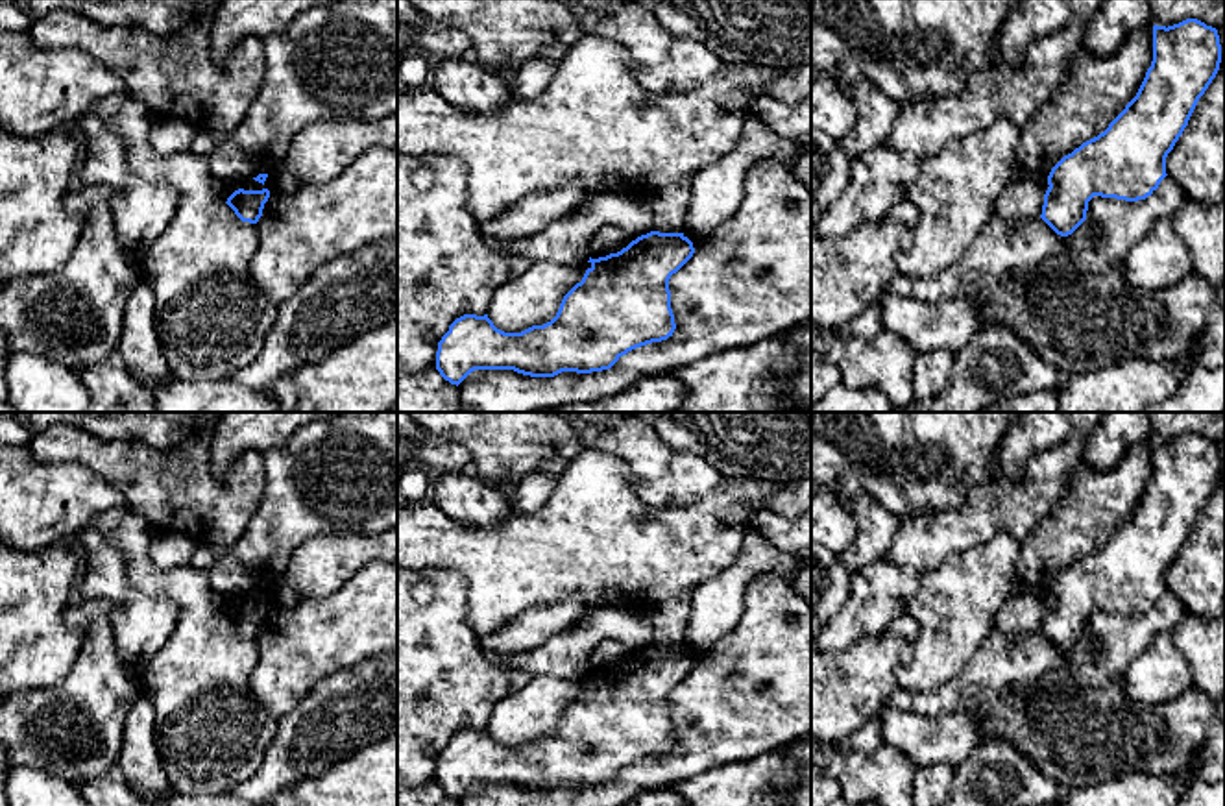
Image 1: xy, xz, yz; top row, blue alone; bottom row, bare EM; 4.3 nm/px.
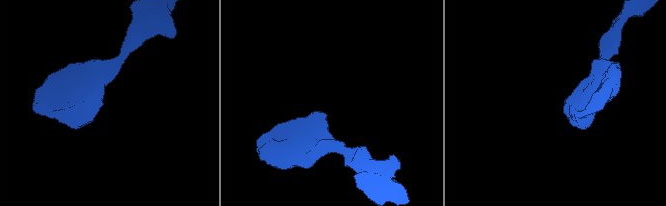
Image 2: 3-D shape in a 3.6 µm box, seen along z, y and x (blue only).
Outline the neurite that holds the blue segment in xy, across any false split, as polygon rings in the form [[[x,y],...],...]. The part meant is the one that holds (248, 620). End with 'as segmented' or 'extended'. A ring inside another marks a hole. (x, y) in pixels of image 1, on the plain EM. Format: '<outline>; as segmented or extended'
[[[238,603],[227,612],[227,619],[242,636],[257,638],[262,630],[264,617],[270,612],[270,604],[244,604]]]; as segmented

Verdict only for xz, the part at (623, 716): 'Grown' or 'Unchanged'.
Unchanged

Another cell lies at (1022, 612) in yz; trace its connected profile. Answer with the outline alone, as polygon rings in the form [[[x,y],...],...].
[[[1018,586],[1000,606],[992,629],[1007,636],[1040,632],[1048,593]]]

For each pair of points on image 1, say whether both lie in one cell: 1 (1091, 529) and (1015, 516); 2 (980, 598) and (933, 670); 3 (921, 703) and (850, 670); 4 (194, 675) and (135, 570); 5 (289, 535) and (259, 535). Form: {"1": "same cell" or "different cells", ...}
{"1": "different cells", "2": "same cell", "3": "different cells", "4": "same cell", "5": "same cell"}

